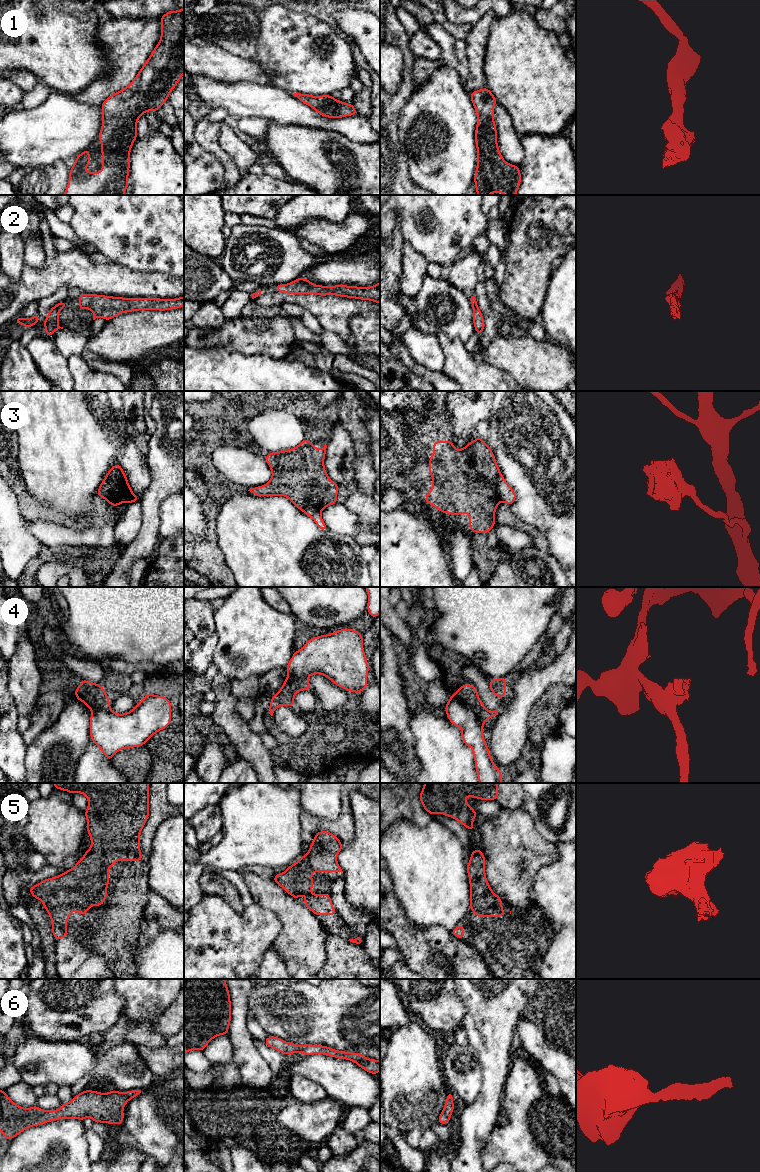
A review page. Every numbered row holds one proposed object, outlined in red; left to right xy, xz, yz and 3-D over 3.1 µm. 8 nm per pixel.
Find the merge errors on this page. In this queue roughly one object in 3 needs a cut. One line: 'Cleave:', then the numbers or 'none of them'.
Cleave: 3, 4

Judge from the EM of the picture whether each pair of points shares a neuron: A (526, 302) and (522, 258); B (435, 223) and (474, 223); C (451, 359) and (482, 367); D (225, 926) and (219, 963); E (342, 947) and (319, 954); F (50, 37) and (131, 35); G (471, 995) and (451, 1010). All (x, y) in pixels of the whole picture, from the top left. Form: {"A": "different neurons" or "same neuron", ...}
{"A": "same neuron", "B": "same neuron", "C": "same neuron", "D": "same neuron", "E": "different neurons", "F": "different neurons", "G": "different neurons"}

